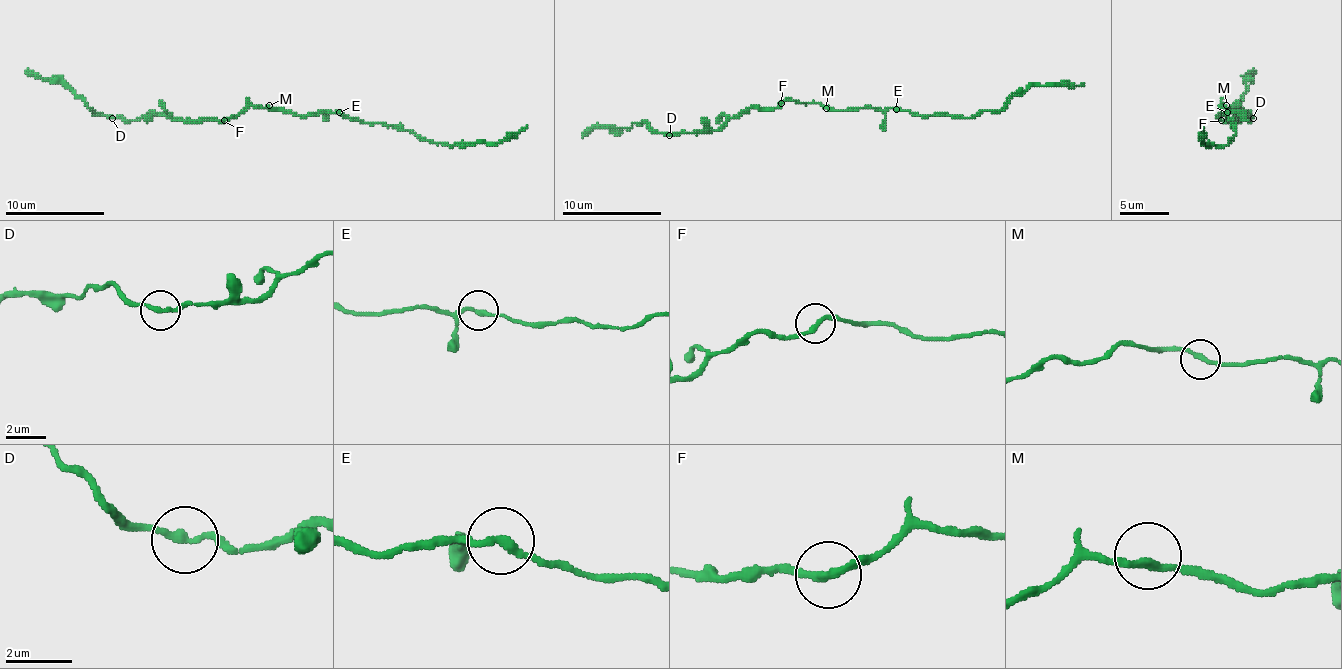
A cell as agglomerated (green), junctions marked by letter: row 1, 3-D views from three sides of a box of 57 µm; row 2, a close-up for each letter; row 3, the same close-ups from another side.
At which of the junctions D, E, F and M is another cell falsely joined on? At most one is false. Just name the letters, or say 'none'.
none

